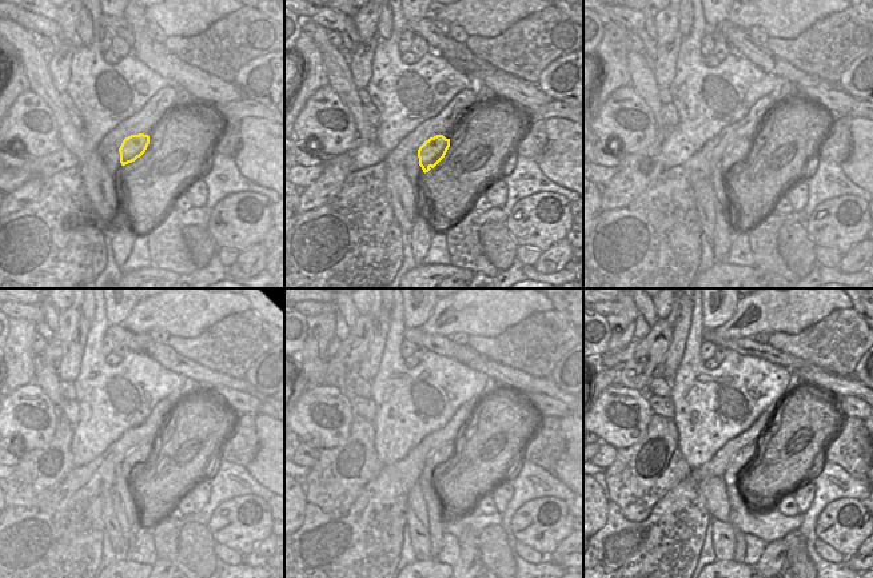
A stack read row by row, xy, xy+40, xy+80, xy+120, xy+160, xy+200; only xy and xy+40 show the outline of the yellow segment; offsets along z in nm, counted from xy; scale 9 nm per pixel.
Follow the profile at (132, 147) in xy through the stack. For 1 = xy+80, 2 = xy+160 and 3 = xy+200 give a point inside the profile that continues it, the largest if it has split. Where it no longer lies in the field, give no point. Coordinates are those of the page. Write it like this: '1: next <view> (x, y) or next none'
1: next xy+80 (736, 154)
2: next xy+160 (441, 458)
3: next xy+200 (741, 461)

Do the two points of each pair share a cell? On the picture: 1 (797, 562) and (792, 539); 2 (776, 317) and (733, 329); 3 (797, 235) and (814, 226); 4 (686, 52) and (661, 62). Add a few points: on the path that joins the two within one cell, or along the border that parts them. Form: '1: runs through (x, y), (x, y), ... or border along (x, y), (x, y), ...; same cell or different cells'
1: runs through (797, 557), (796, 545); same cell
2: runs through (765, 317), (744, 326); same cell
3: border along (804, 224), (816, 244); different cells
4: border along (684, 38), (676, 62), (676, 76), (670, 86); different cells

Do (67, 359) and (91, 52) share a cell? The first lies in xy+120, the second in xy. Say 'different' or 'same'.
different

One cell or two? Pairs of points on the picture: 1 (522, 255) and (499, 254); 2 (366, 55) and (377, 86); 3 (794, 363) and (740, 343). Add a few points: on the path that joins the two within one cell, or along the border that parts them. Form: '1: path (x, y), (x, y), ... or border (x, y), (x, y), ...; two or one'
1: border (518, 246), (514, 256); two
2: border (379, 40), (371, 62), (371, 78), (365, 88); two
3: path (781, 358), (753, 347); one

